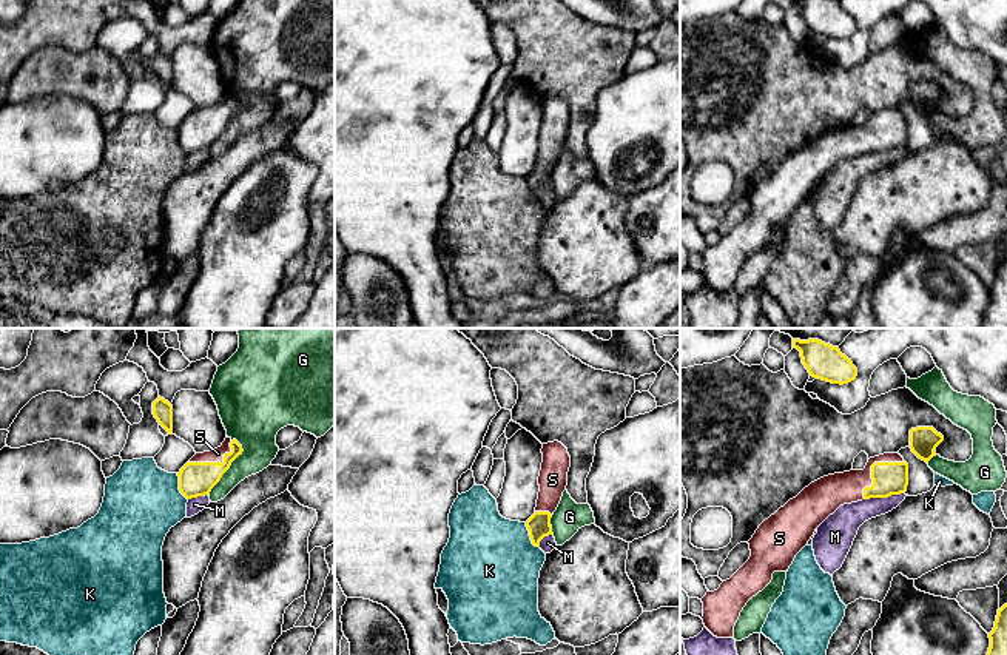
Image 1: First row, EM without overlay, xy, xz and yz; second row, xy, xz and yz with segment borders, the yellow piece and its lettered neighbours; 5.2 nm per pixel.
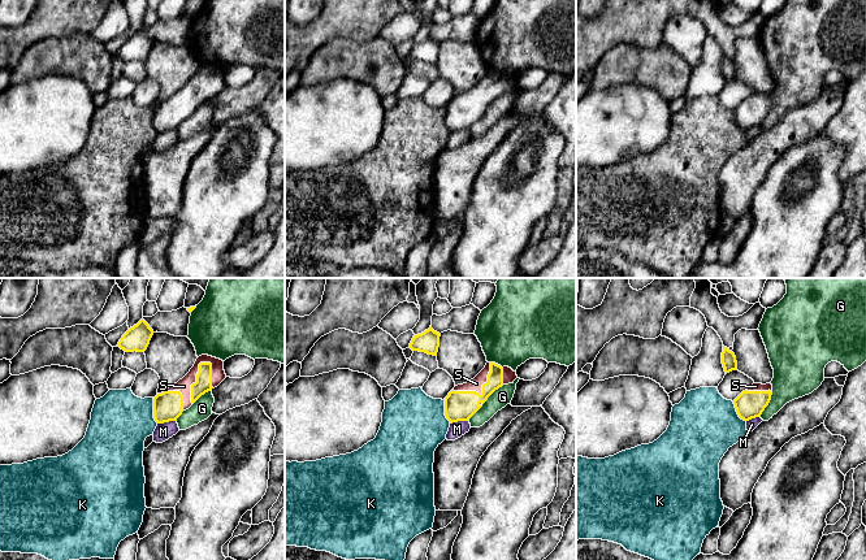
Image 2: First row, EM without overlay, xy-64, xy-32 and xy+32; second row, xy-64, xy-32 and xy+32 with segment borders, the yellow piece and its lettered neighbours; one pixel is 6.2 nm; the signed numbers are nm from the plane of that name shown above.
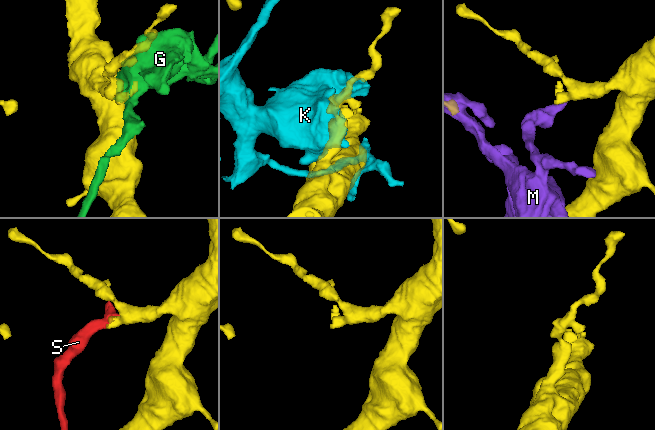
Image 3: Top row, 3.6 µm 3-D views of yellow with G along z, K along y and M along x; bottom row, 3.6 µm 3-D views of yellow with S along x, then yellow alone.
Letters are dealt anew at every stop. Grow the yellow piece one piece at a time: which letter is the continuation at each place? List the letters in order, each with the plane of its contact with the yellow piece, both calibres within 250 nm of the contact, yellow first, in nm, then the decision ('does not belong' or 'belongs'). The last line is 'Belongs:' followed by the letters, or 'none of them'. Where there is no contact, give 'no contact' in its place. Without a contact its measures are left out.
G: meets yellow in xy; 180 nm thick on the yellow side, 240 nm on the other; does not belong
K: meets yellow in xz; 120 nm thick on the yellow side, 480 nm on the other; does not belong
M: meets yellow in yz; 180 nm thick on the yellow side, 160 nm on the other; does not belong
S: meets yellow in yz; 180 nm thick on the yellow side, 170 nm on the other; belongs
Belongs: S

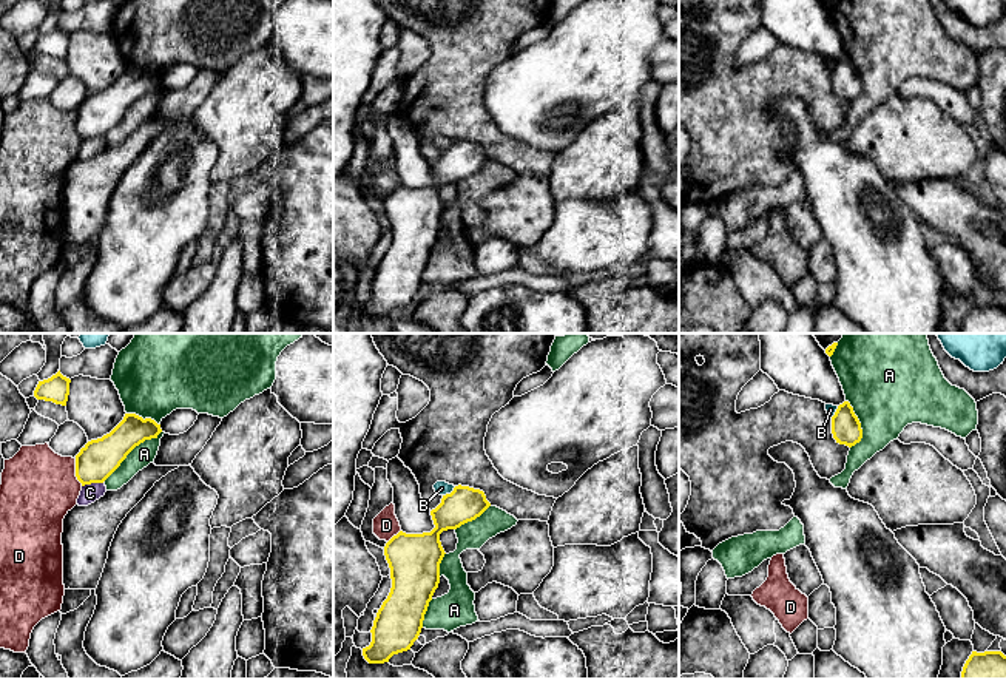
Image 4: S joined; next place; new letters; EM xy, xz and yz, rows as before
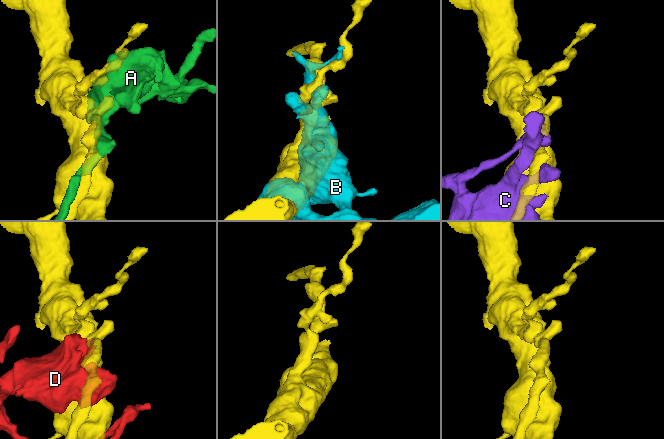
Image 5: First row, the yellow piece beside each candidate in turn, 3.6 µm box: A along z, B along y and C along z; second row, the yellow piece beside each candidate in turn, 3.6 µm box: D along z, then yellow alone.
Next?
A: meets yellow in xy; 200 nm thick on the yellow side, 120 nm on the other; does not belong
B: meets yellow in xz; 180 nm thick on the yellow side, 70 nm on the other; does not belong
C: meets yellow in xy; 200 nm thick on the yellow side, 100 nm on the other; does not belong
D: meets yellow in xy; 200 nm thick on the yellow side, 400 nm on the other; does not belong
Belongs: none of them

